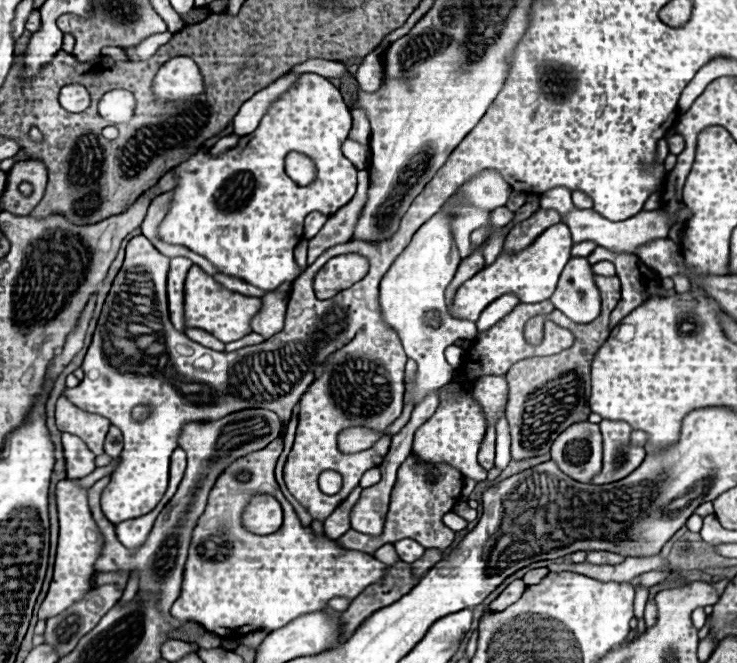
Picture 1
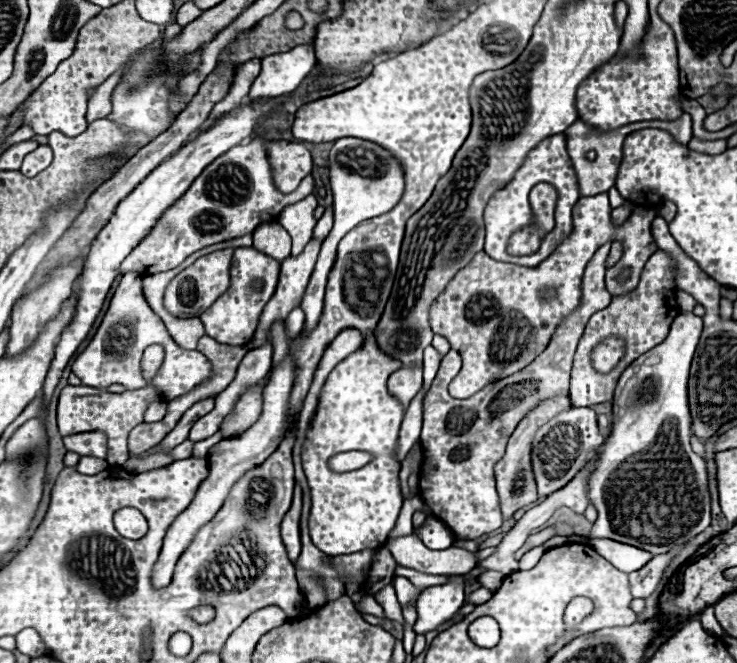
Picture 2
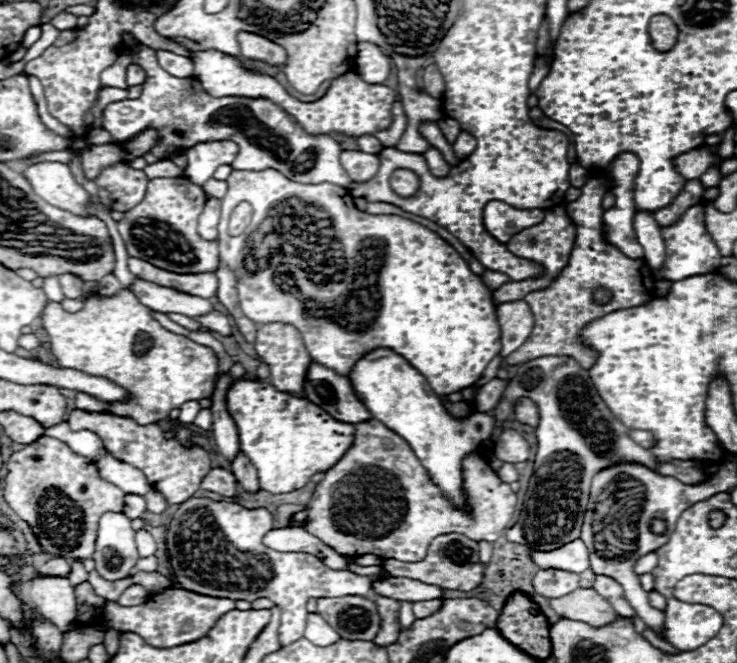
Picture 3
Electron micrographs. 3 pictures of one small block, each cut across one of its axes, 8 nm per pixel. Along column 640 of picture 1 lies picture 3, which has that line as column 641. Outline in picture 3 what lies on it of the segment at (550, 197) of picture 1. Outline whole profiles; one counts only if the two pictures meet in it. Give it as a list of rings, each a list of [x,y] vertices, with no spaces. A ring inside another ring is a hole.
[[[636,212],[632,226],[634,226],[634,232],[636,232],[636,240],[644,248],[646,264],[650,268],[658,270],[666,260],[666,248],[664,248],[664,240],[662,240],[660,228],[658,228],[658,222],[652,218],[652,214]]]

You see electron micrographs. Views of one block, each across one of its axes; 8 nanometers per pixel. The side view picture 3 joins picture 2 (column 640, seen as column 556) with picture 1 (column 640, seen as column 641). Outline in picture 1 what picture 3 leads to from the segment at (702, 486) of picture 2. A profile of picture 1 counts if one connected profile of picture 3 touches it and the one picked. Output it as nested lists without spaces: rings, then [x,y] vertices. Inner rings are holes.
[[[602,420],[600,430],[604,436],[604,460],[602,470],[592,478],[592,484],[618,482],[642,464],[646,456],[644,446],[638,448],[630,444],[630,434],[634,430],[620,420]]]

